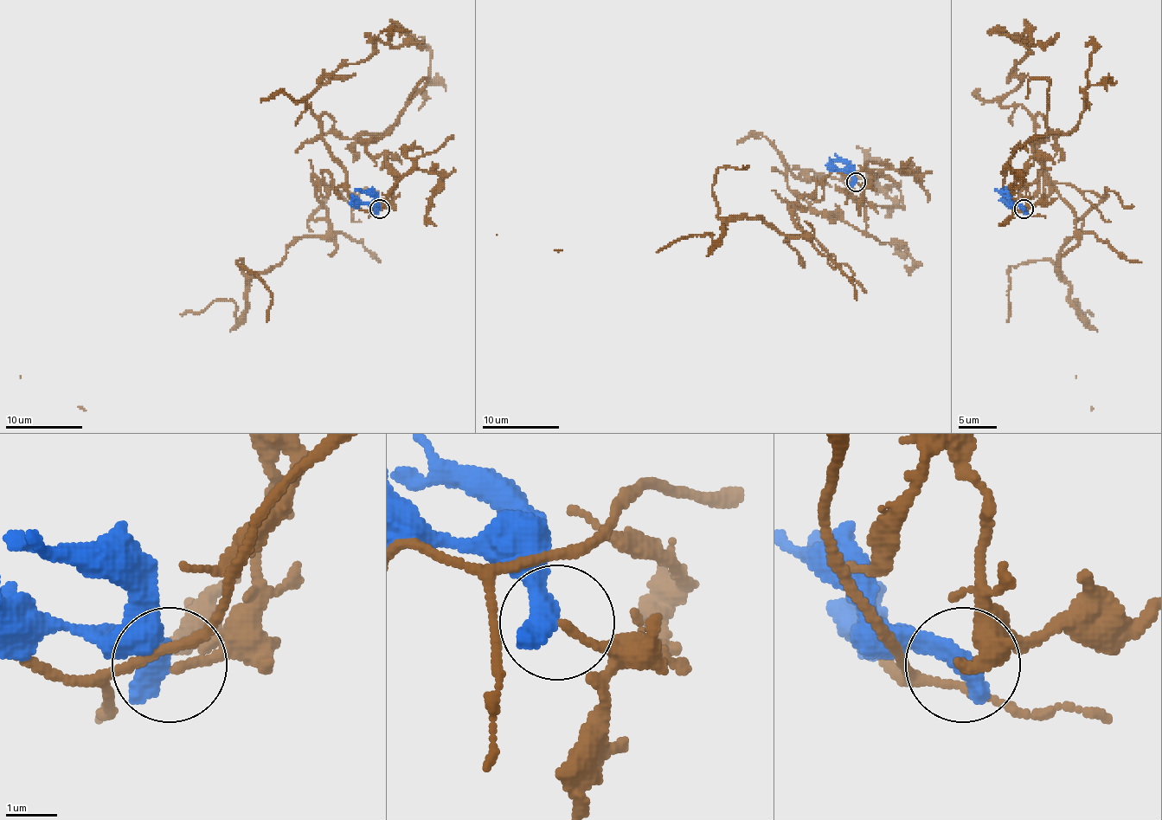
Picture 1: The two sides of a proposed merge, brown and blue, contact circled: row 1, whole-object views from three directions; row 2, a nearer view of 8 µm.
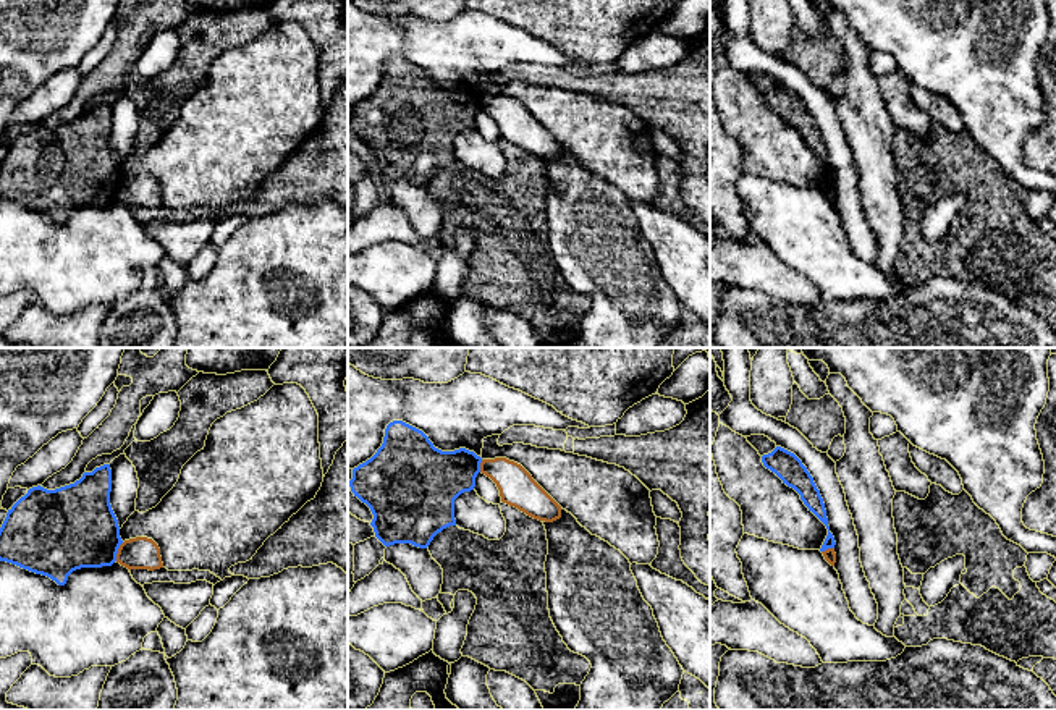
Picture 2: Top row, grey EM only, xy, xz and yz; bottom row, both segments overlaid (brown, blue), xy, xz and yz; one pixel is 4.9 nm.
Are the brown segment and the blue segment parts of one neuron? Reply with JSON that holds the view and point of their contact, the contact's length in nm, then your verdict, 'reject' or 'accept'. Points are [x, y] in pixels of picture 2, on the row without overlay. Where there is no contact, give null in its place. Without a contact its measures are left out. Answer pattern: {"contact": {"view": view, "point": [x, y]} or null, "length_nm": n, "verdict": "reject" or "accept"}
{"contact": {"view": "xy", "point": [118, 190]}, "length_nm": 100, "verdict": "reject"}

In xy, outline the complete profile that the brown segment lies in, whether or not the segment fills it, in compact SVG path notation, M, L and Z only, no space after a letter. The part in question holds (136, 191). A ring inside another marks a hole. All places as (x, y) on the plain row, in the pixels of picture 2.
M147 175L125 178L118 186L116 201L129 209L163 205L158 183Z

